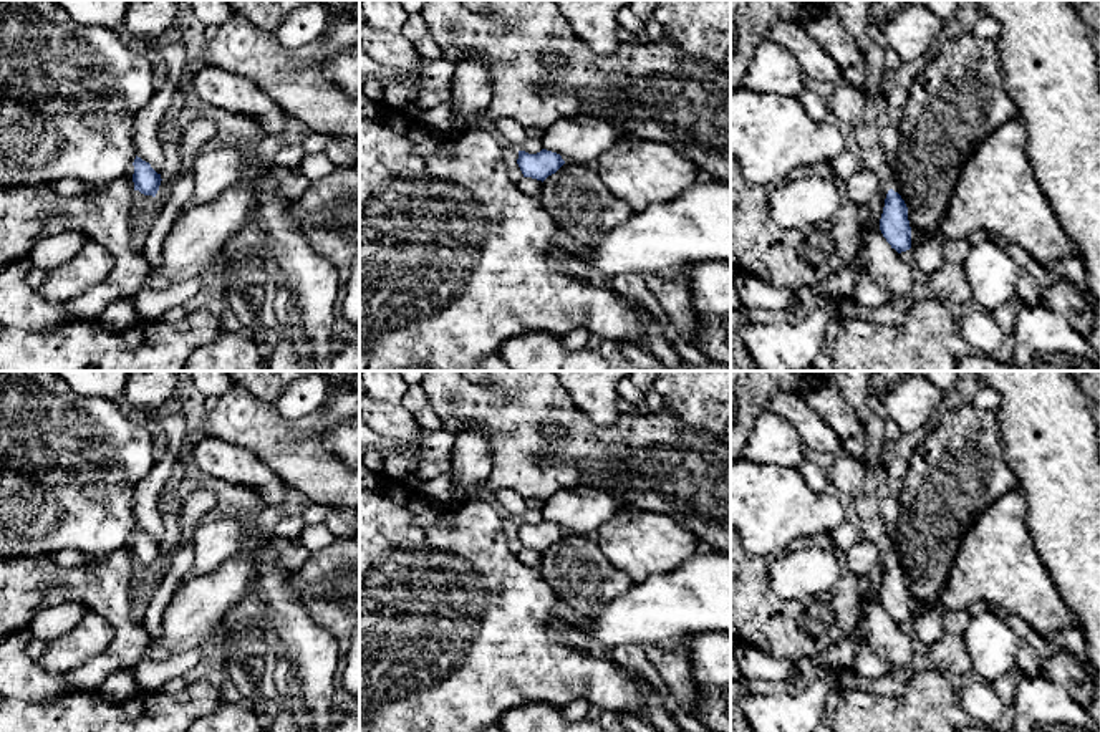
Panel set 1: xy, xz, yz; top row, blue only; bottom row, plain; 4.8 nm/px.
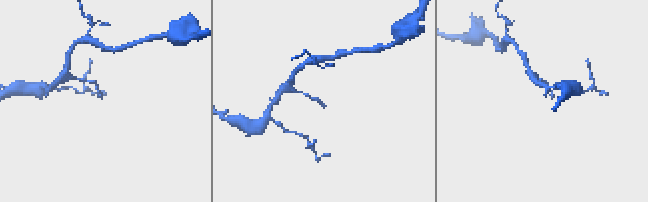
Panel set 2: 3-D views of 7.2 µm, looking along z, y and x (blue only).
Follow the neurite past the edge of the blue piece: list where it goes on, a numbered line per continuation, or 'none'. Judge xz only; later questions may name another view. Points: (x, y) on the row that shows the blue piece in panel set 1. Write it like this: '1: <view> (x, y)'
none

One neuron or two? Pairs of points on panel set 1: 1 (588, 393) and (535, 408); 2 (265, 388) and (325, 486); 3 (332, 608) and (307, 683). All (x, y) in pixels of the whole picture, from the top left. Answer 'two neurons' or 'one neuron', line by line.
1: two neurons
2: two neurons
3: two neurons

